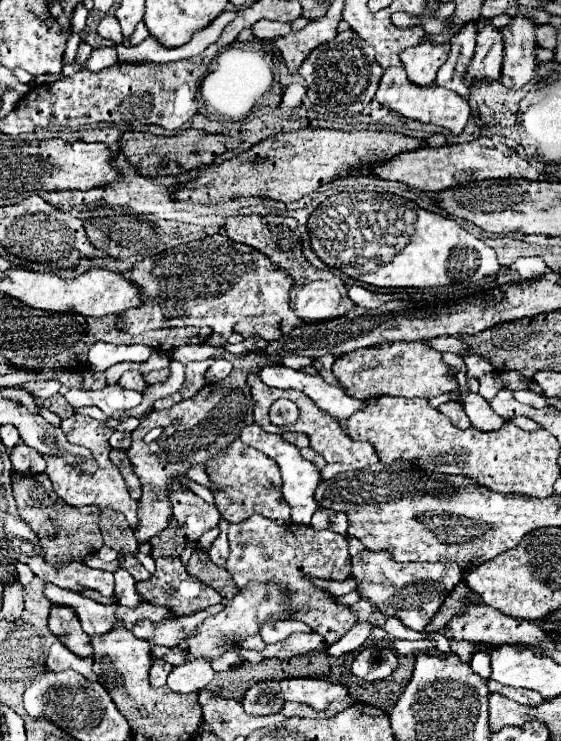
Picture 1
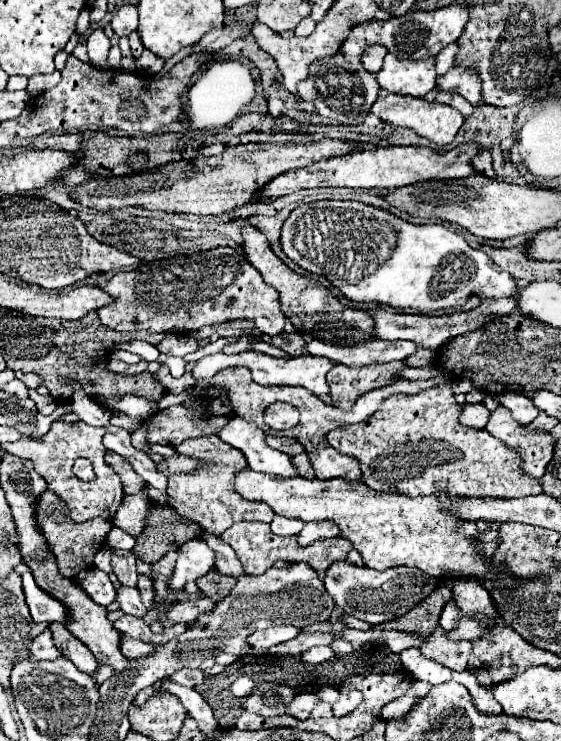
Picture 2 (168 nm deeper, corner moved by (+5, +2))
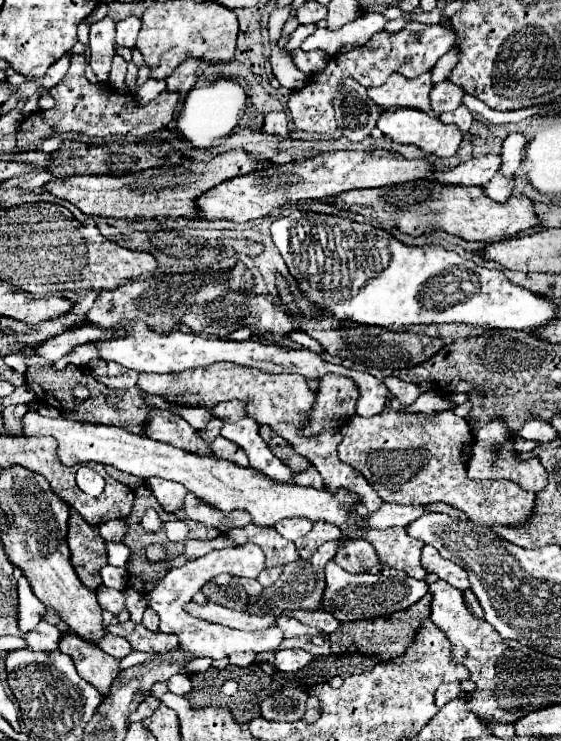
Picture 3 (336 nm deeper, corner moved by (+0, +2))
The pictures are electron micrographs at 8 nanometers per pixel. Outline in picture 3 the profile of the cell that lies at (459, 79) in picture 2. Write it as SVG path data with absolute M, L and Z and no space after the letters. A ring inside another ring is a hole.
M449 80L435 84L433 90L431 90L431 110L433 110L433 114L439 116L443 112L453 112L455 108L461 106L463 94L465 94L465 90L461 90L461 86L455 86Z

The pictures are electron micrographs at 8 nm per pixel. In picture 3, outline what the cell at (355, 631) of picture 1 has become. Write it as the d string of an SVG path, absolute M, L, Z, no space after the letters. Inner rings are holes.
M303 648L279 650L275 656L275 668L281 672L293 672L293 670L301 670L311 660L313 660L313 656L309 652L305 652Z

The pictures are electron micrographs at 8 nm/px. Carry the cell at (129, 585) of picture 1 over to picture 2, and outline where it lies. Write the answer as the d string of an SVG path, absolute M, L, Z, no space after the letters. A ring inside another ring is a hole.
M120 584L120 588L116 590L116 602L120 604L120 610L126 614L134 614L138 618L142 618L146 614L138 588L128 588L128 586Z

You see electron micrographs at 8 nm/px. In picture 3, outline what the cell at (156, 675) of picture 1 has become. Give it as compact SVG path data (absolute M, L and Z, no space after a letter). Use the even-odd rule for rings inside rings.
M149 698L149 700L145 700L145 702L141 702L139 704L139 708L127 718L127 724L133 724L133 722L141 722L141 720L145 720L145 718L149 718L155 710L157 710L157 706L159 706L161 702L157 700L157 698Z

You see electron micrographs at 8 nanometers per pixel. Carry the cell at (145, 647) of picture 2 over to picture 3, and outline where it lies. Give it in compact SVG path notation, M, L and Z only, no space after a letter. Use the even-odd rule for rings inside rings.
M105 634L105 638L101 638L101 642L95 642L103 652L115 656L117 660L125 658L127 654L131 654L131 644L121 638L121 636L115 636L115 634Z

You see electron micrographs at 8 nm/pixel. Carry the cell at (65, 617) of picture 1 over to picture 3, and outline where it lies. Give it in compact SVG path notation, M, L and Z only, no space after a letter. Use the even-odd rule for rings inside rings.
M75 634L63 636L59 642L59 650L73 658L77 674L81 674L81 678L95 686L103 696L109 694L111 684L121 672L117 658L105 654L103 650L97 650L97 646L77 638Z

